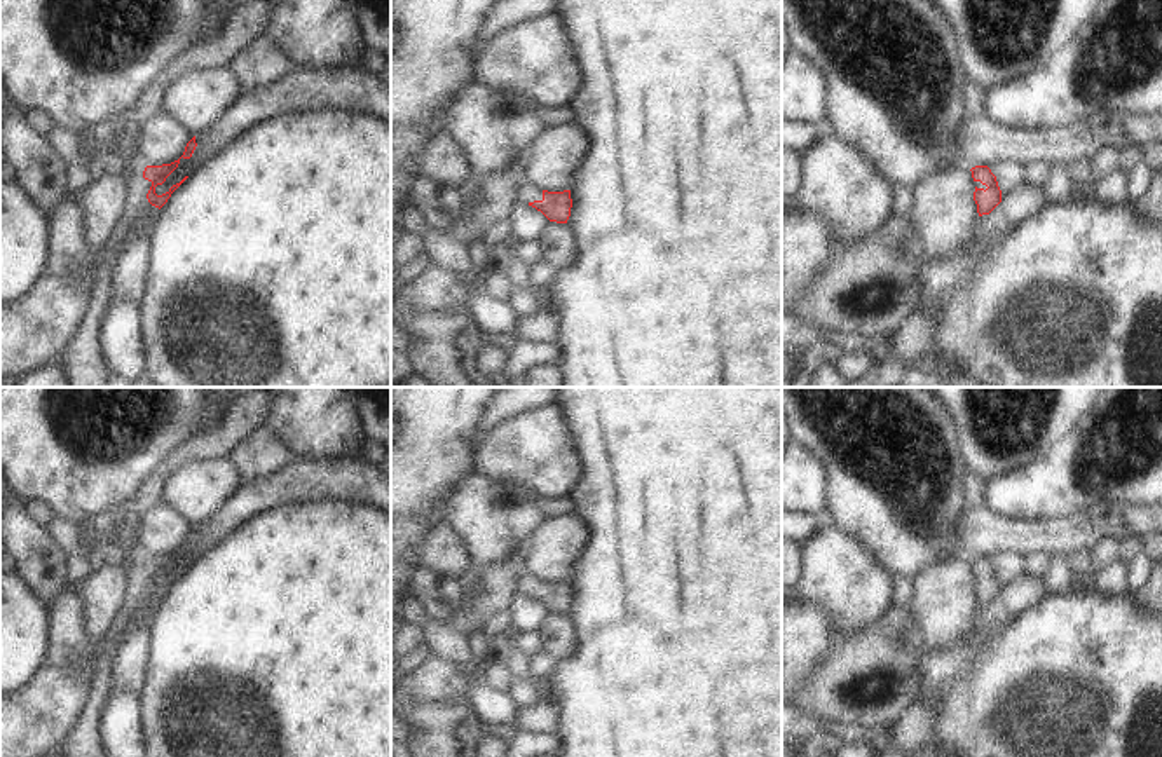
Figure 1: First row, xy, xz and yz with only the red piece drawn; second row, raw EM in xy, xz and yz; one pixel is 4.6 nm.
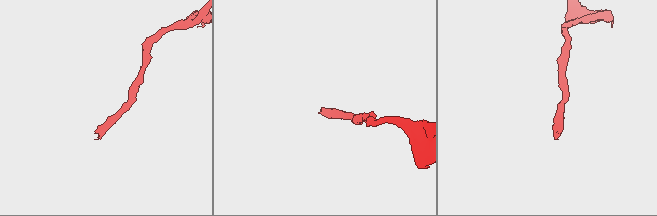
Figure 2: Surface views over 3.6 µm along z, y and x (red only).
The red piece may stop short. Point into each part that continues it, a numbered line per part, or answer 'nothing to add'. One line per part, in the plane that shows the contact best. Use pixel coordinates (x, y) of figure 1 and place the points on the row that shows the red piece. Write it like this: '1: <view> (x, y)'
1: xy (82, 360)

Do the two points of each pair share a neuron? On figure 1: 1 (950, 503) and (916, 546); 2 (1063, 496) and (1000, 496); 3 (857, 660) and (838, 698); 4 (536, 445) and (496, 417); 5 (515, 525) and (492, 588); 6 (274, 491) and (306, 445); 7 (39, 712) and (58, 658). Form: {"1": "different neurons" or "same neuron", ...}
{"1": "same neuron", "2": "same neuron", "3": "same neuron", "4": "different neurons", "5": "different neurons", "6": "different neurons", "7": "different neurons"}

